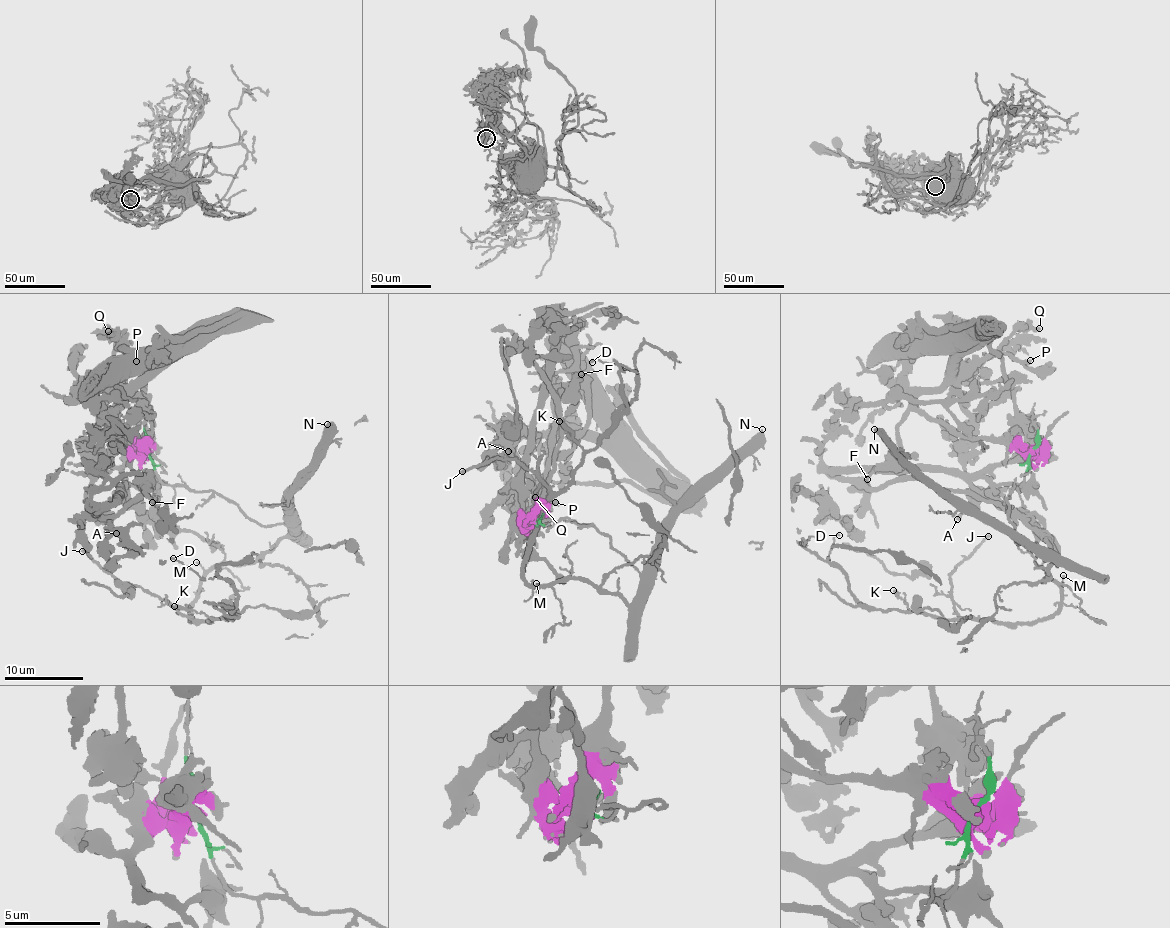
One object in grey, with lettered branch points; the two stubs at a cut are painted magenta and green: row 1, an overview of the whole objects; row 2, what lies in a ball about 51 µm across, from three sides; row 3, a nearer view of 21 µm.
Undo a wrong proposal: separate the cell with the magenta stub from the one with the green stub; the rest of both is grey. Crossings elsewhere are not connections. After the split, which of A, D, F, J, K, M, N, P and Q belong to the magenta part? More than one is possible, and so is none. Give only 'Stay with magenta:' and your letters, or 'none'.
Stay with magenta: A, F, P, Q

